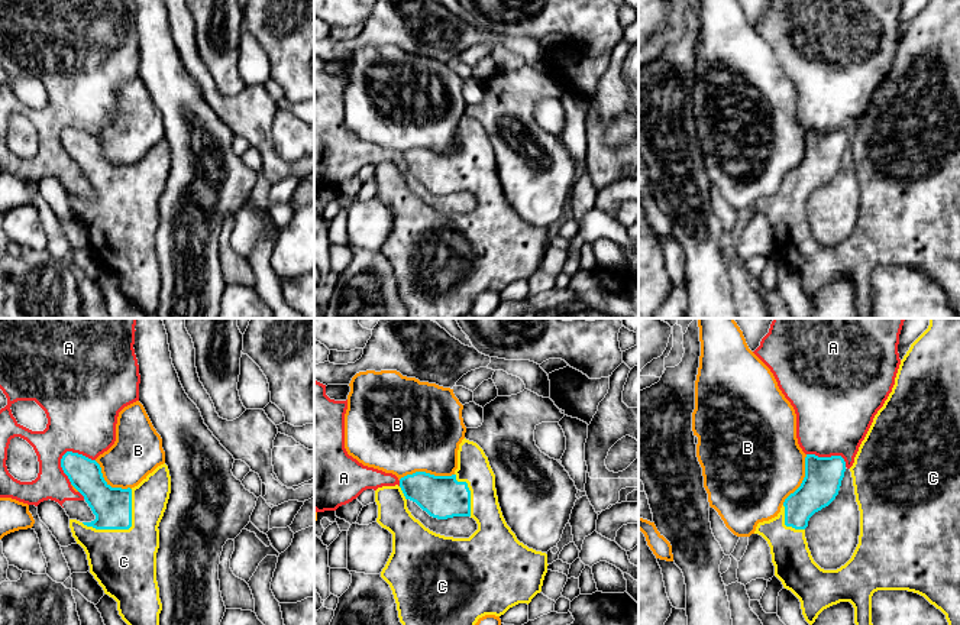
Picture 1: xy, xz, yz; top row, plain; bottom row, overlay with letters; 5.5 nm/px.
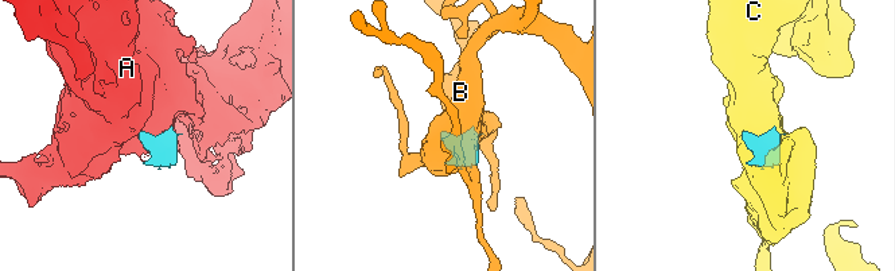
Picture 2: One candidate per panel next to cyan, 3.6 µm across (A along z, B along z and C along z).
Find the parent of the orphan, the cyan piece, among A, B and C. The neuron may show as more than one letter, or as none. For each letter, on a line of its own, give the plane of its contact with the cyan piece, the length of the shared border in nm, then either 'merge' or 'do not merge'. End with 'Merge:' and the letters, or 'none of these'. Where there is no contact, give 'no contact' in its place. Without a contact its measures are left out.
A: meets cyan in xy; contact 200 nm long; do not merge
B: meets cyan in xz; contact 320 nm long; do not merge
C: meets cyan in xy; contact 340 nm long; merge
Merge: C

